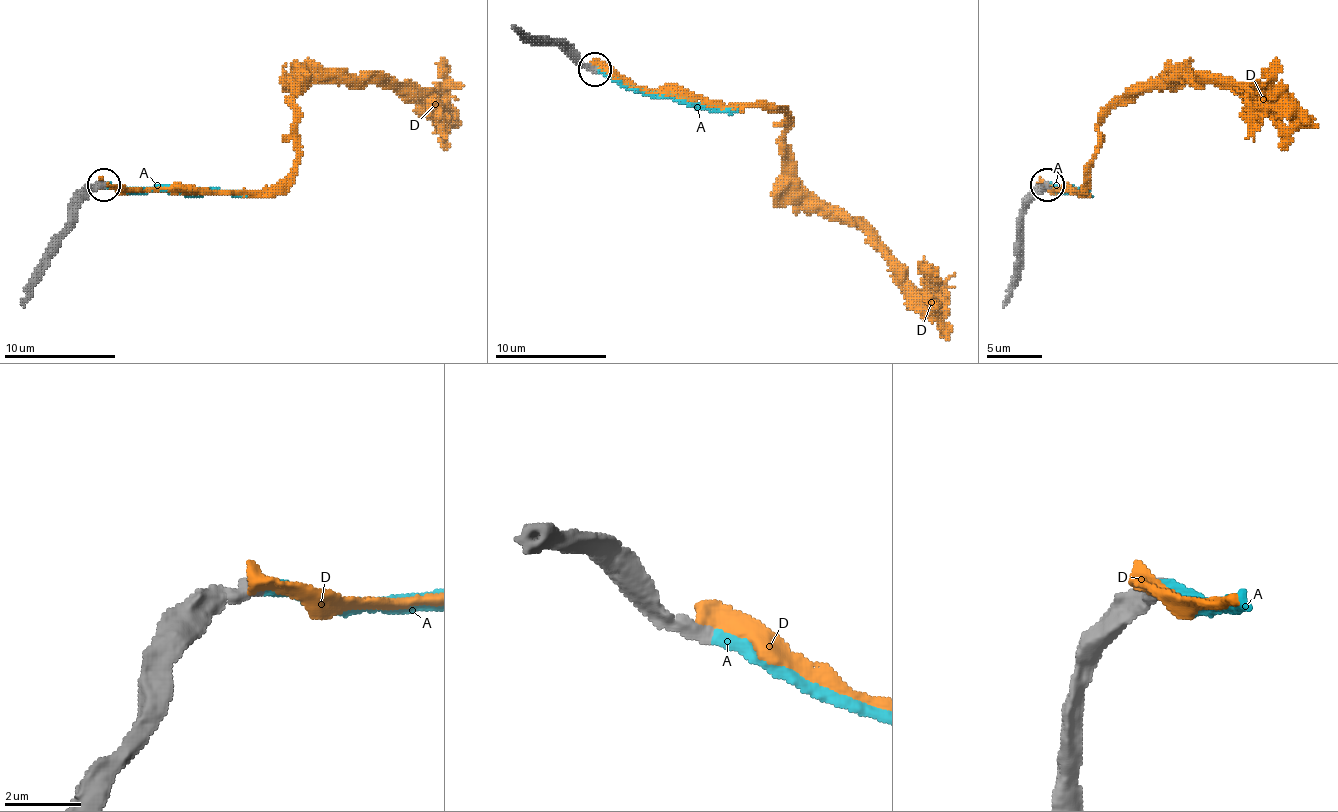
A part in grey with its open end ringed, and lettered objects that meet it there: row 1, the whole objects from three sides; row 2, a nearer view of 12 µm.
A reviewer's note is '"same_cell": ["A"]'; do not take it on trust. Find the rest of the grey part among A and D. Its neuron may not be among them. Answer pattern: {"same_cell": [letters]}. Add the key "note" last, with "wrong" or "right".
{"same_cell": ["A"], "note": "right"}

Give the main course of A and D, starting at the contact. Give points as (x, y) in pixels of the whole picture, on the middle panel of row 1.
A: (596, 70), (648, 92), (679, 95), (723, 109), (737, 106)
D: (593, 67), (612, 67), (632, 86), (776, 106), (787, 117), (790, 172), (823, 206), (840, 209), (948, 339)

